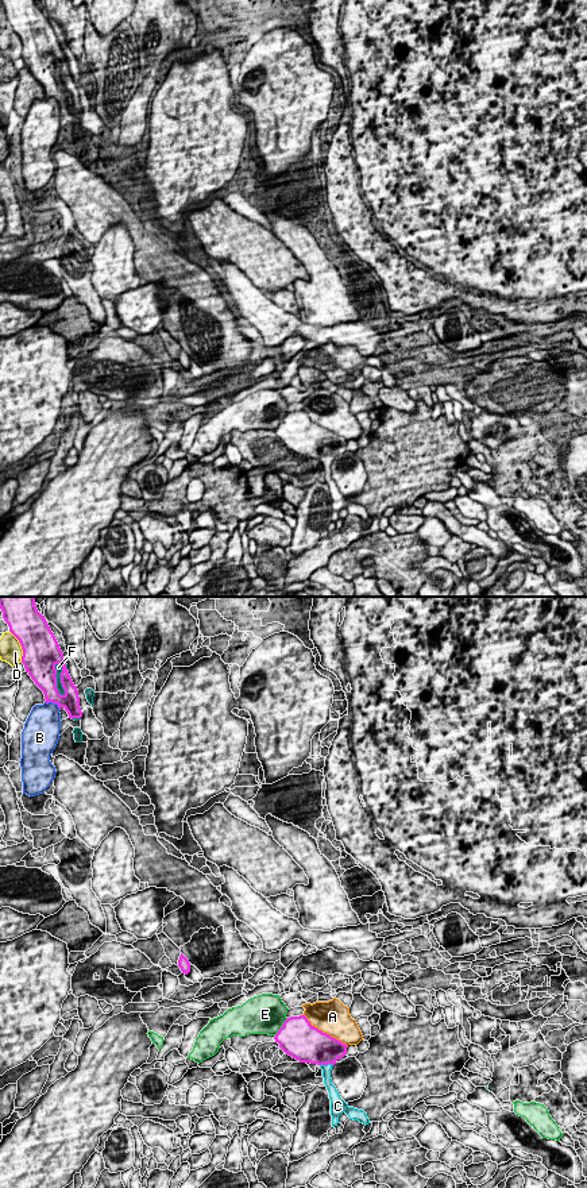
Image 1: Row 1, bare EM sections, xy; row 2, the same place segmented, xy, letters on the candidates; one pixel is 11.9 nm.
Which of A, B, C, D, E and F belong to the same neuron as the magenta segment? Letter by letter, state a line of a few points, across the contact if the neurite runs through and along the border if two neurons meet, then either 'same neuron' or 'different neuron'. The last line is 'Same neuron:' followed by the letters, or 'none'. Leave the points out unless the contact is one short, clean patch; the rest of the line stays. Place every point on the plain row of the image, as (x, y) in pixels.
A: different neuron
B: different neuron
C: xy (315, 442), (325, 452), (325, 459), (327, 465) | same neuron
D: different neuron
E: different neuron
F: different neuron
Same neuron: C

